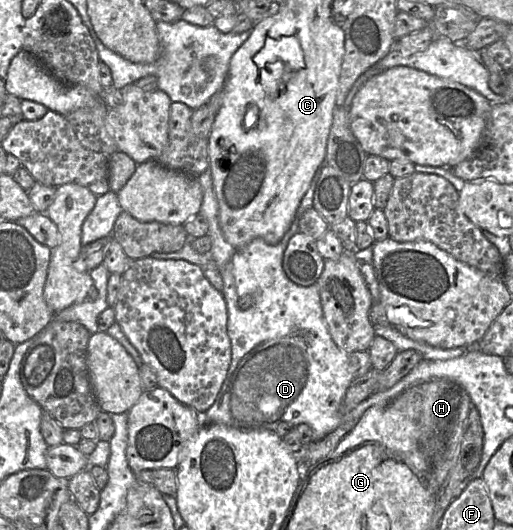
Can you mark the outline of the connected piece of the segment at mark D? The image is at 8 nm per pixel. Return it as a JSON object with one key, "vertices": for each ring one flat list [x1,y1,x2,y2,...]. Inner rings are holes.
{"vertices":[[210,168,198,176,202,187,203,199,200,212,208,221,208,235,211,238,211,249,208,253,198,253,191,246,191,240,196,237,187,235,187,241,182,249,169,253,154,253,157,259,183,259,199,266,215,263,223,279,222,294,227,305,227,329,231,341,231,363,226,379,215,402,203,414,205,425,222,424,240,430,269,429,275,431,281,422,287,422,293,427,301,423,308,424,313,430,313,441,319,441,334,432,342,423,352,424,352,429,358,423,366,410,373,406,383,406,389,401,386,394,392,389,376,391,358,404,344,418,340,415,340,407,351,382,349,354,340,349,333,341,321,304,317,284,301,286,291,281,283,269,283,256,289,240,295,233,289,233,297,225,298,207,289,230,281,241,275,245,268,244,262,238,255,238,249,244,236,250,229,244,219,224,219,207,215,196],[250,295,253,305,247,310,238,307,239,297]]}

